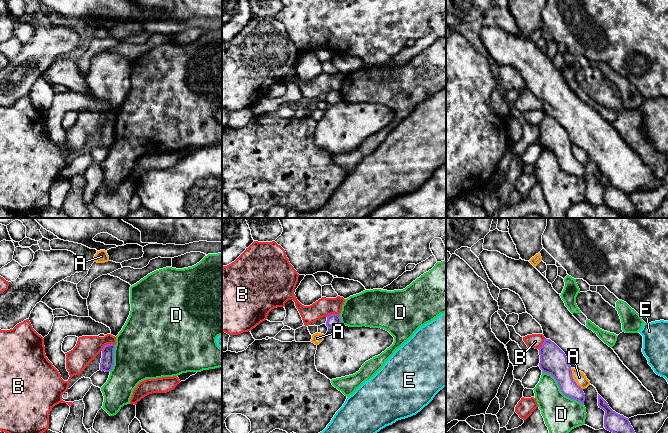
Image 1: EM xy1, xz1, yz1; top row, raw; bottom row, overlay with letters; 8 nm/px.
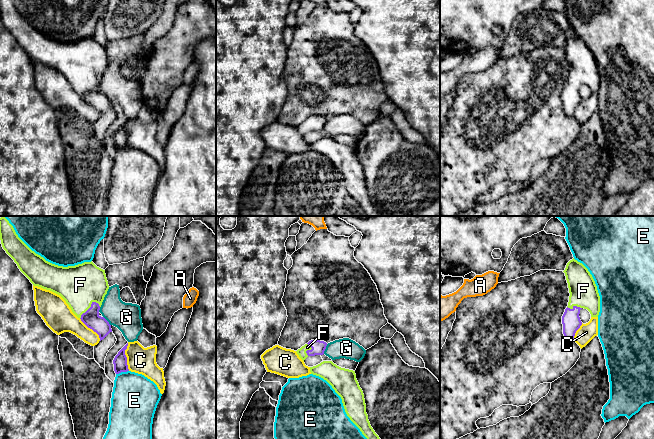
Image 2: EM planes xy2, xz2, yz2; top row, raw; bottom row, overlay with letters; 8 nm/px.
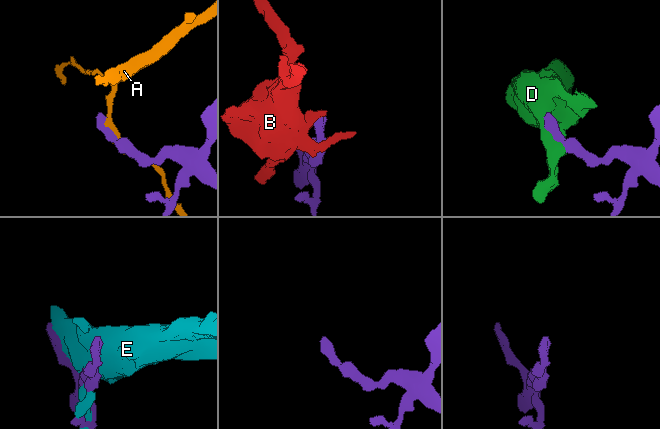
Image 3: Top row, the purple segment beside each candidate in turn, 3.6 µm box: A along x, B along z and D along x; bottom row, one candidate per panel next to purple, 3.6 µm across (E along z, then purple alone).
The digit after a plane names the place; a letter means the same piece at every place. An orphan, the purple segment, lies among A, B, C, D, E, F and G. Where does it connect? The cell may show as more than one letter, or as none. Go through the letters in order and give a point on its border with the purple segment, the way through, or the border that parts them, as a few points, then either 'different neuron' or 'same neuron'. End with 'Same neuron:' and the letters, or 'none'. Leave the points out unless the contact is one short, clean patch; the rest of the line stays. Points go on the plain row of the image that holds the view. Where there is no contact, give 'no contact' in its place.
A: meets purple in yz1 at (573, 155); border along yz1 (570, 144), (573, 156), (582, 165); different neuron
B: meets purple in xy1 at (107, 120); border along xy1 (114, 120), (106, 120), (101, 126); different neuron
C: meets purple in xy2 at (126, 133); different neuron
D: meets purple in yz1 at (560, 165); different neuron
E: meets purple in xy2 at (122, 147); different neuron
F: meets purple in xy2 at (90, 83); runs through xy2 (91, 94), (90, 83), (80, 61); same neuron
G: meets purple in xz2 at (325, 124); border along xz2 (327, 120), (323, 129); different neuron
Same neuron: F

